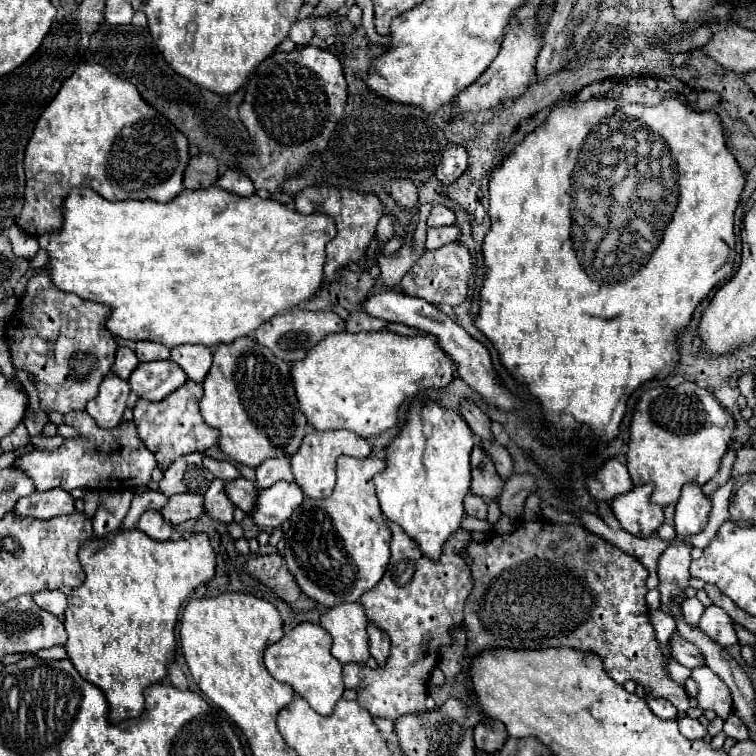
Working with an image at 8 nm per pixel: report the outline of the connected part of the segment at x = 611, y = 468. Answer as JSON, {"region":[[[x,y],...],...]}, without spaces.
{"region":[[[610,459],[604,463],[604,467],[588,479],[588,489],[592,497],[600,501],[612,501],[618,495],[624,495],[632,489],[632,479],[628,475],[628,469],[624,463]]]}

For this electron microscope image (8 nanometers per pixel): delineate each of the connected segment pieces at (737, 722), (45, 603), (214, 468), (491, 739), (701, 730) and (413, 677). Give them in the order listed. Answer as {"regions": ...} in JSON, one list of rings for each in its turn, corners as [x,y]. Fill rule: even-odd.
{"regions":[[[[734,711],[724,721],[724,733],[728,737],[734,737],[736,741],[746,741],[748,739],[748,729],[746,729],[744,721]]],[[[40,591],[34,595],[34,601],[40,609],[44,609],[56,617],[64,617],[64,611],[68,605],[68,599],[62,591]]],[[[204,455],[202,463],[204,463],[204,467],[206,467],[214,477],[218,477],[218,479],[222,479],[222,481],[228,481],[228,479],[236,479],[236,477],[238,477],[238,469],[236,469],[232,463],[228,463],[228,461],[216,461],[216,459]]],[[[488,717],[484,721],[480,721],[476,727],[474,727],[474,741],[476,741],[476,747],[480,751],[486,751],[486,753],[492,753],[492,751],[498,751],[502,745],[504,745],[504,739],[508,737],[504,725],[496,719],[490,719]]],[[[680,717],[678,719],[678,725],[680,725],[680,731],[682,731],[682,735],[684,737],[688,737],[688,739],[702,739],[708,731],[706,731],[706,727],[698,721],[698,719],[692,719],[692,717]]],[[[388,521],[392,531],[390,563],[380,583],[366,591],[360,599],[368,619],[372,619],[392,641],[390,657],[382,667],[370,669],[368,665],[344,665],[344,683],[358,693],[356,701],[372,715],[394,721],[400,715],[426,711],[425,700],[428,679],[438,663],[438,651],[442,645],[450,645],[450,629],[462,623],[464,601],[472,591],[472,573],[464,563],[462,553],[472,541],[470,531],[458,529],[448,537],[440,559],[434,563],[422,555],[418,543],[404,535],[404,529]],[[360,681],[364,687],[360,687]]]]}

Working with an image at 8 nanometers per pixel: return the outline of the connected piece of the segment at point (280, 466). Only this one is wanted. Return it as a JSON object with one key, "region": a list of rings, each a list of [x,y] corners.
{"region":[[[276,457],[276,459],[266,459],[258,469],[256,469],[256,487],[266,489],[272,487],[278,481],[288,481],[292,483],[292,471],[290,471],[290,461],[286,457]]]}

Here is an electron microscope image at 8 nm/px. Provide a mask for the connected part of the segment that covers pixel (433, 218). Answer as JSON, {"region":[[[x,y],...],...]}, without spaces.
{"region":[[[434,205],[430,217],[428,217],[428,227],[442,227],[442,225],[452,225],[454,223],[454,213],[442,205]]]}

